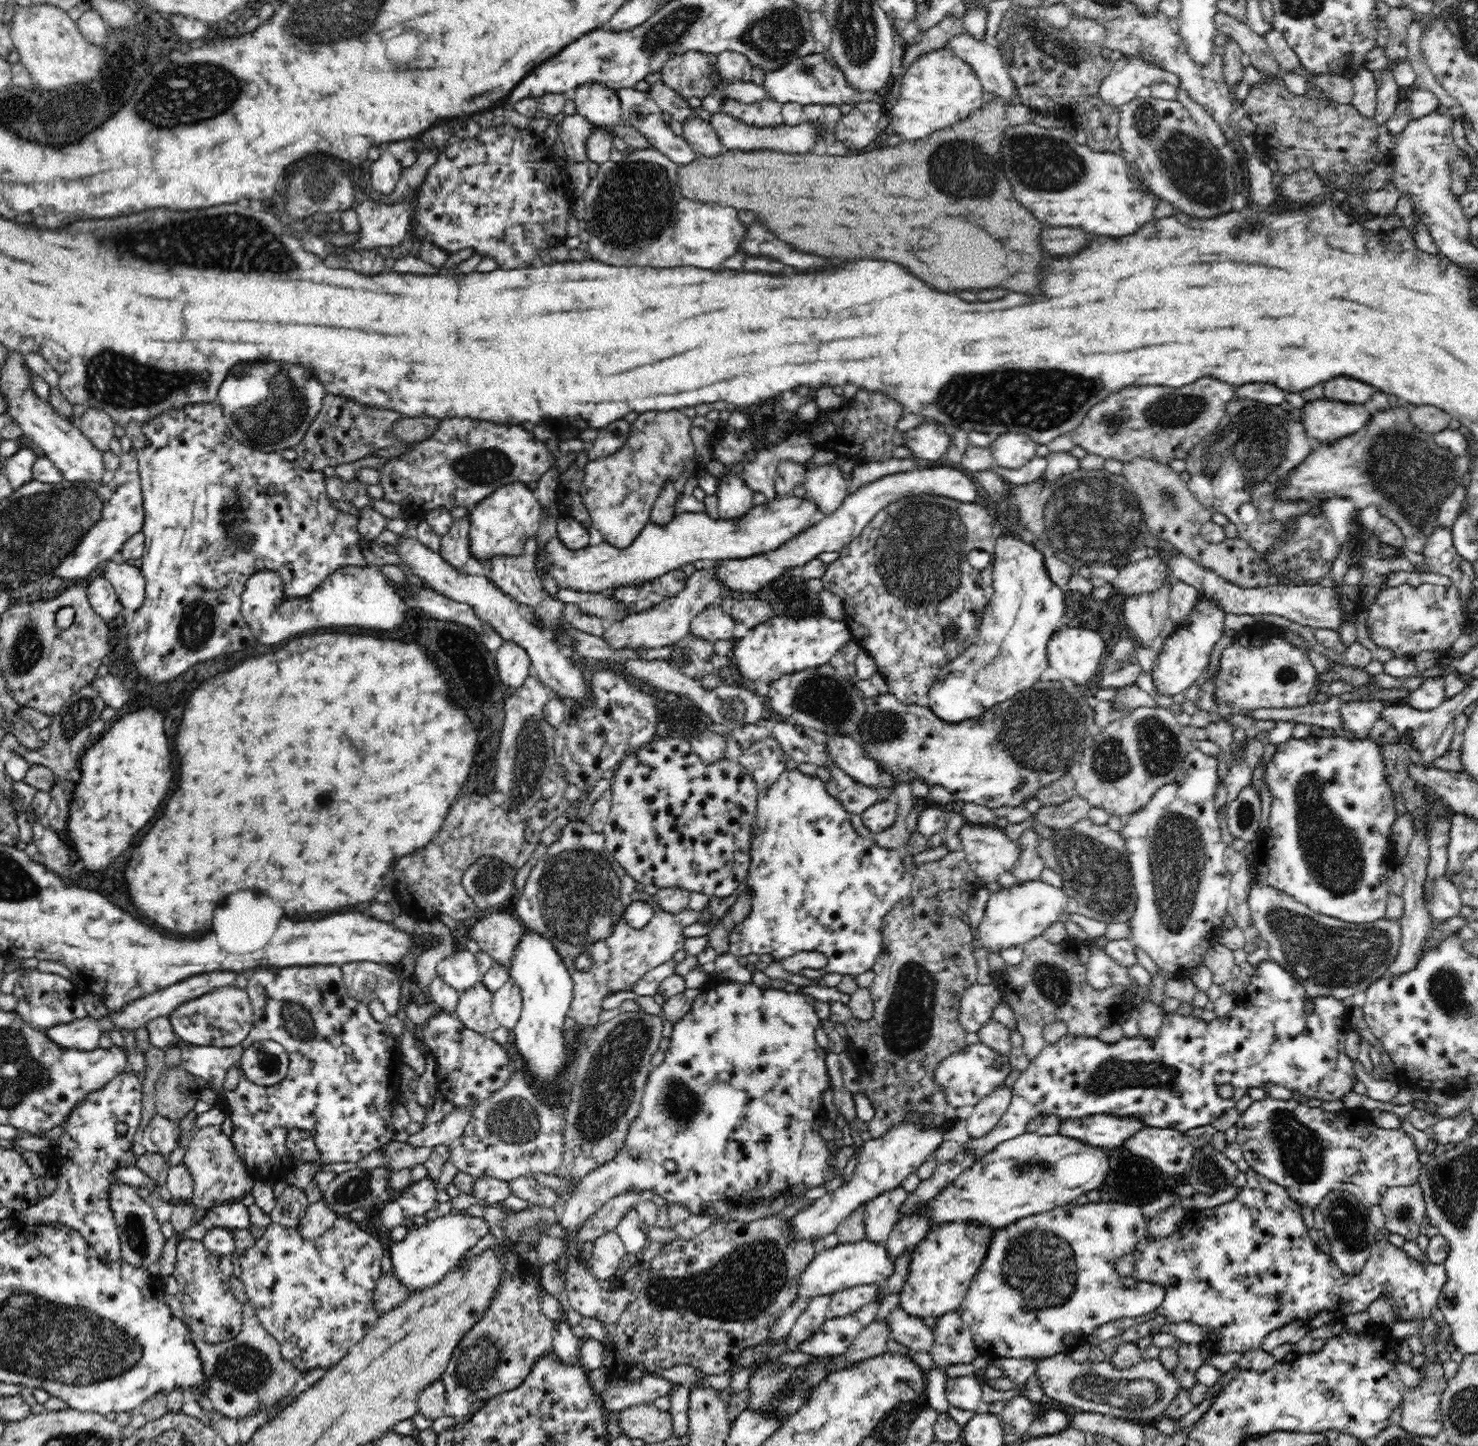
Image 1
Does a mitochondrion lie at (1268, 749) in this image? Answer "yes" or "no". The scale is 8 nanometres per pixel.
no

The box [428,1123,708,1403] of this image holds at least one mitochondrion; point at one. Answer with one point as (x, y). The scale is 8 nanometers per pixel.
(479, 1363)

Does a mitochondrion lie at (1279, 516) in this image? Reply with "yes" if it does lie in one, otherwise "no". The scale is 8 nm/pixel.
no

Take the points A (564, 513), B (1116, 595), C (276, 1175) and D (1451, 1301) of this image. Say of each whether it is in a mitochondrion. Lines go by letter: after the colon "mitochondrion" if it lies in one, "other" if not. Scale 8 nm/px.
A: other
B: other
C: other
D: other

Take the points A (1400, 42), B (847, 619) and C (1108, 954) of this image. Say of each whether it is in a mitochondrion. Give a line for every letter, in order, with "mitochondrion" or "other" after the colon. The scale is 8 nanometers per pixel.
A: other
B: other
C: other

